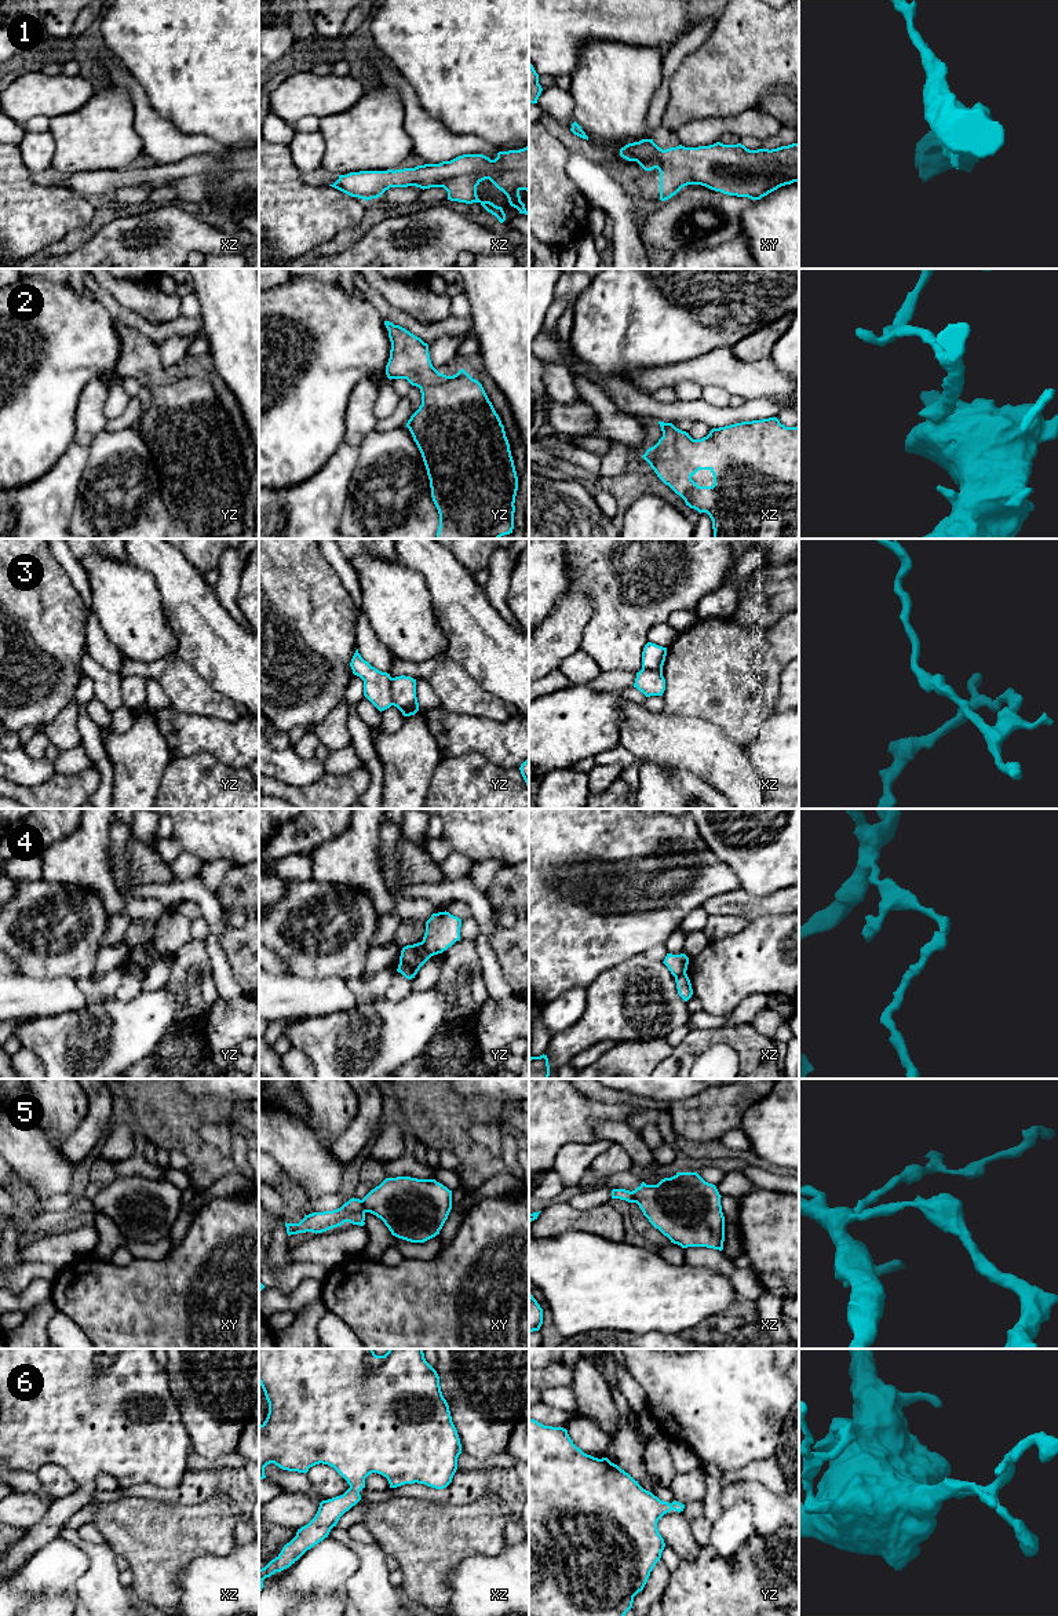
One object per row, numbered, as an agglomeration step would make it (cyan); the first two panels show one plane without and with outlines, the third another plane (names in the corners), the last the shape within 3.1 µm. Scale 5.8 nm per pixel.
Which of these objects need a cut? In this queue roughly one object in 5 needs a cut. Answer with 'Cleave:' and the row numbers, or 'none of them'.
Cleave: 3, 4, 5

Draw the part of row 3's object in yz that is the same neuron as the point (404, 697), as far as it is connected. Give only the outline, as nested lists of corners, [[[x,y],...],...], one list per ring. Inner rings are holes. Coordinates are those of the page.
[[[405,675],[393,678],[391,698],[393,705],[397,707],[404,716],[415,715],[419,711],[416,679]]]

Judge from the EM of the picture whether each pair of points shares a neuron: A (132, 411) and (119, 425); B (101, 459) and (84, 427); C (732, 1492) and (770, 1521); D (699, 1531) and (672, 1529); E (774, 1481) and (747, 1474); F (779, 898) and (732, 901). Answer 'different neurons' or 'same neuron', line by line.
A: same neuron
B: different neurons
C: same neuron
D: different neurons
E: same neuron
F: same neuron

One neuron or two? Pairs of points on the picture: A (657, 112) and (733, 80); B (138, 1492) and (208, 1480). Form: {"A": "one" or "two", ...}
{"A": "two", "B": "one"}

